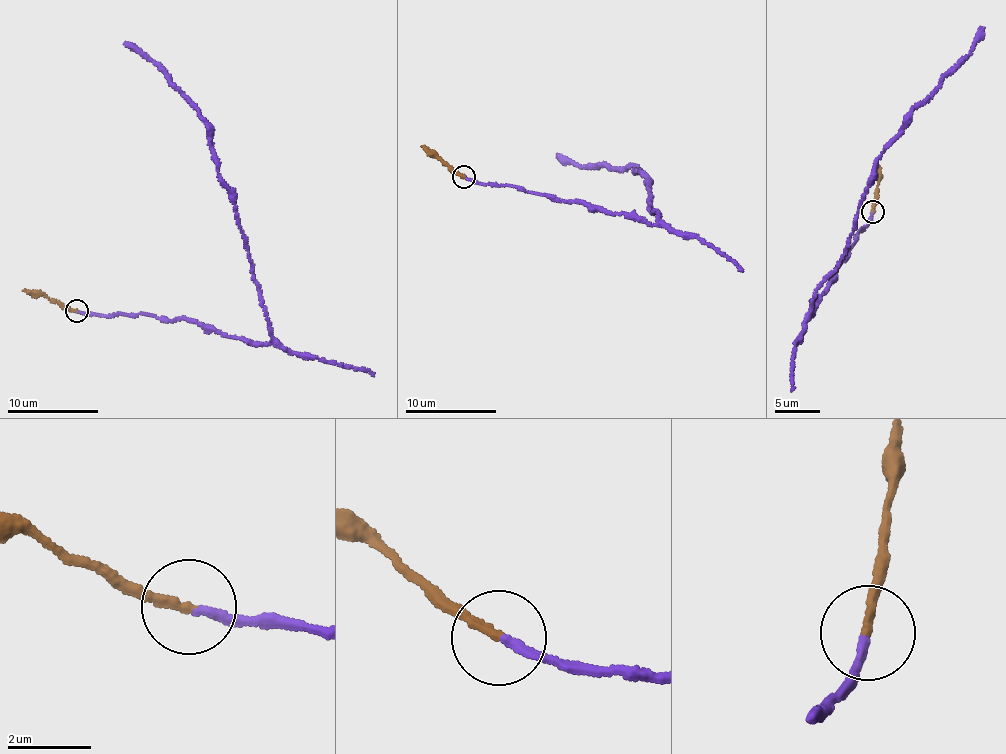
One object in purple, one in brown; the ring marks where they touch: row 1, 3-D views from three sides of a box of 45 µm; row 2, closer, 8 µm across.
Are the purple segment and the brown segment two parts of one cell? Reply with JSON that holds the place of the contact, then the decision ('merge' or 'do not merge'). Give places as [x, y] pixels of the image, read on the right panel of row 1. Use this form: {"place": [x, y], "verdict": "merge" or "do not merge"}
{"place": [873, 212], "verdict": "merge"}

